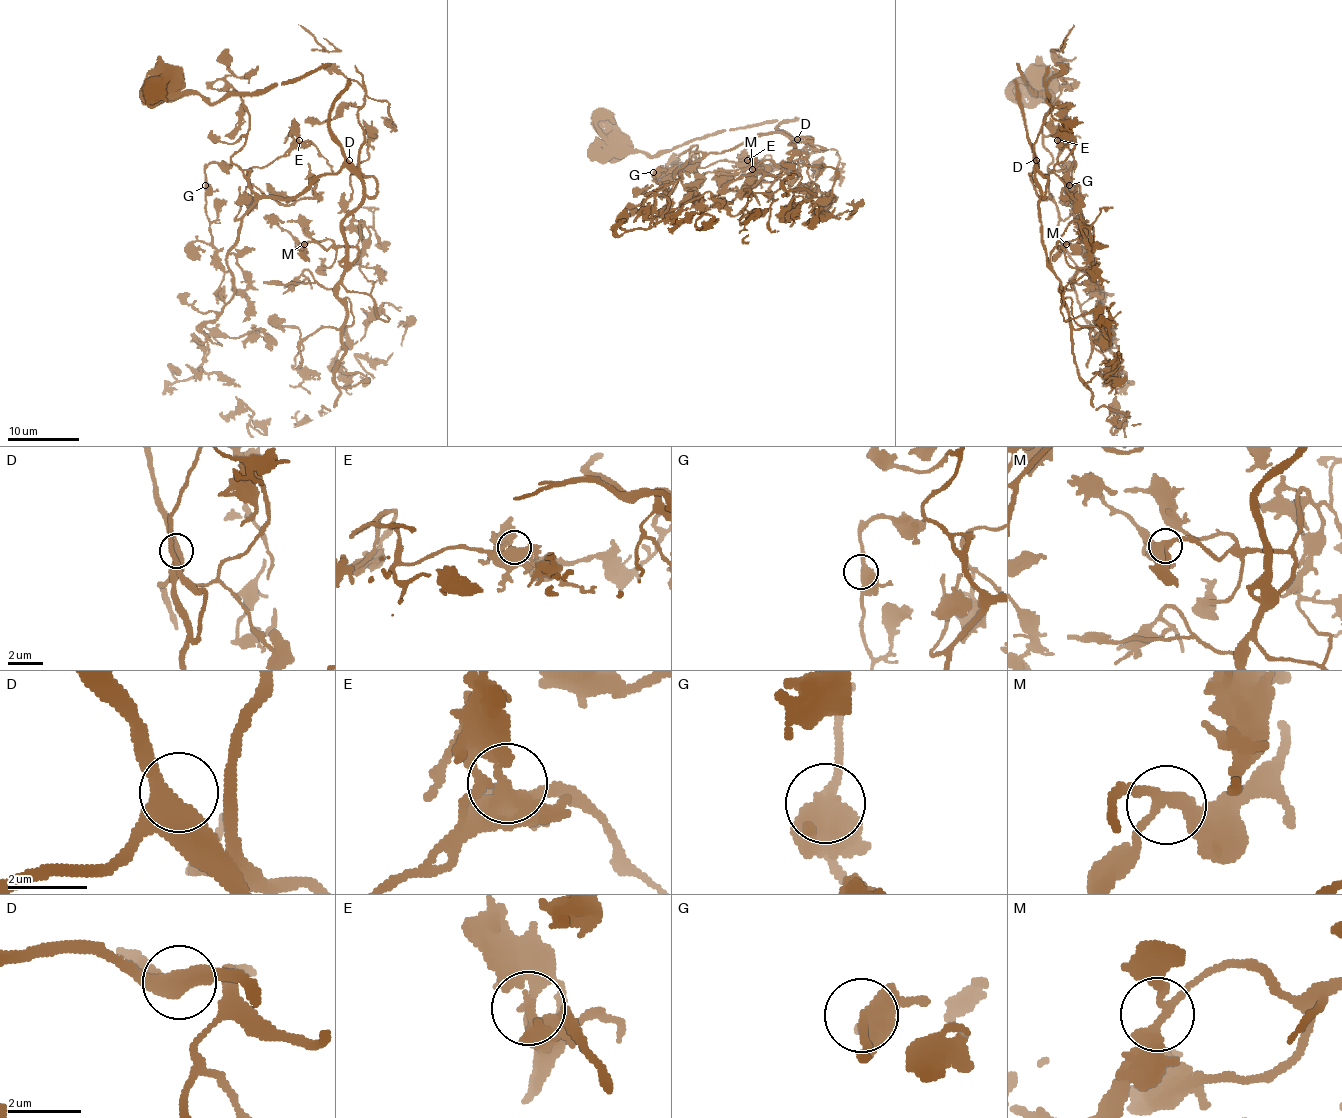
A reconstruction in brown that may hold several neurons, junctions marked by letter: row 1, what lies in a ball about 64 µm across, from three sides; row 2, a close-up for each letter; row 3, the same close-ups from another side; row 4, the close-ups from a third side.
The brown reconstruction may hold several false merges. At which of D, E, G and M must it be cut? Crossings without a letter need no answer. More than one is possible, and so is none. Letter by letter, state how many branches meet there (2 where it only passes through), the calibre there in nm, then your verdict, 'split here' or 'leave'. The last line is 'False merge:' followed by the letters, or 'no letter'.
D: 3 | 420 nm | leave
E: 2 | 400 nm | leave
G: 2 | 480 nm | leave
M: 3 | 320 nm | leave
False merge: no letter

